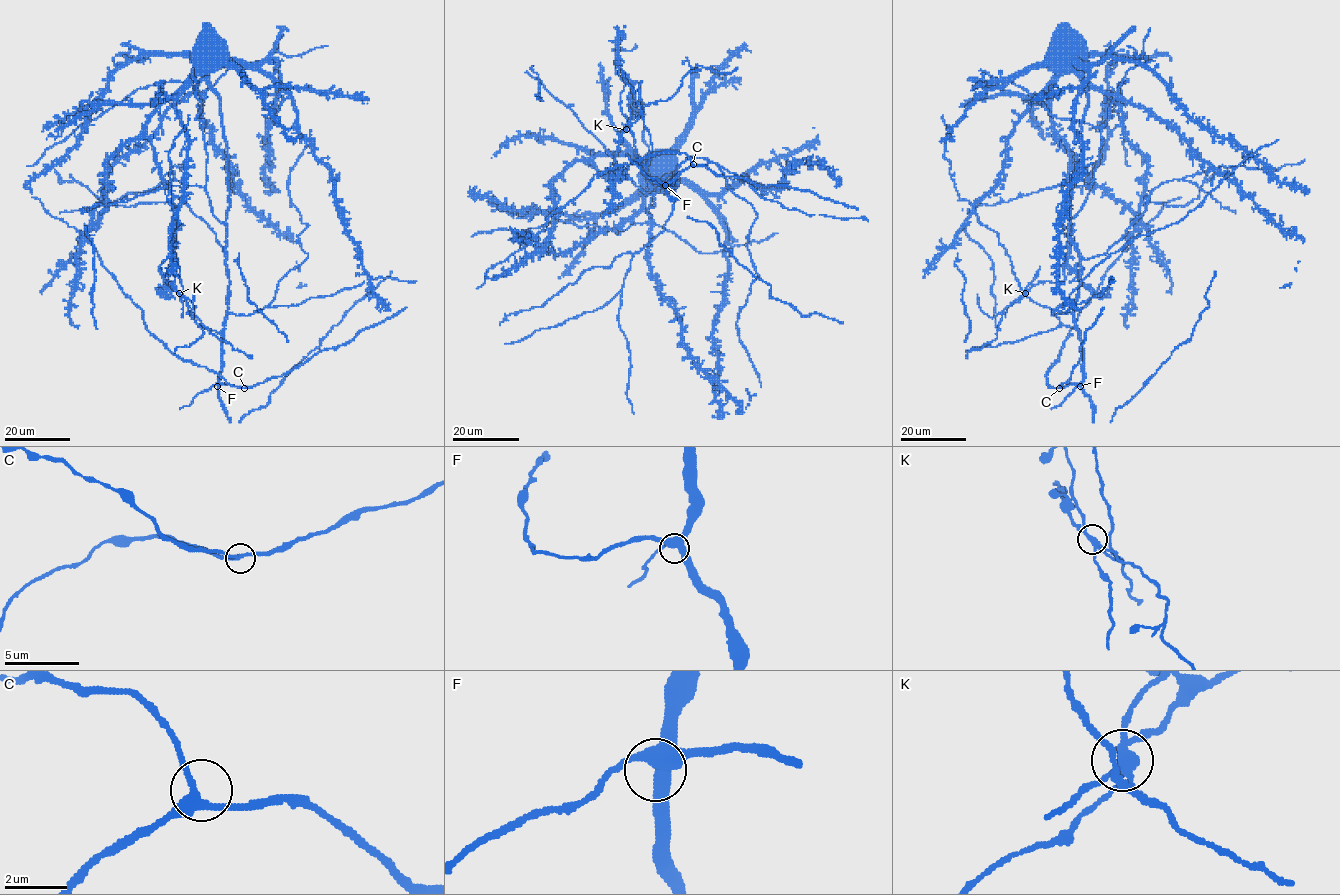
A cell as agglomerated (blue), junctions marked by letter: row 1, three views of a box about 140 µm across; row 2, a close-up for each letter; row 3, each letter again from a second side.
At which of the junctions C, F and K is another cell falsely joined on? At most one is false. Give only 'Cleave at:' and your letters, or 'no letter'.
Cleave at: K

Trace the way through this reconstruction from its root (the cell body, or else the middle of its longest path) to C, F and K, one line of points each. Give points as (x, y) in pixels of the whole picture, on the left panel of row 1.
C: (203, 49), (197, 58), (219, 100), (227, 148), (229, 298), (221, 344), (219, 383), (244, 388)
F: (203, 49), (197, 58), (219, 100), (227, 148), (229, 186), (229, 298), (217, 386)
K: (203, 49), (197, 58), (219, 100), (227, 148), (229, 298), (224, 327), (217, 332), (200, 327), (178, 293)

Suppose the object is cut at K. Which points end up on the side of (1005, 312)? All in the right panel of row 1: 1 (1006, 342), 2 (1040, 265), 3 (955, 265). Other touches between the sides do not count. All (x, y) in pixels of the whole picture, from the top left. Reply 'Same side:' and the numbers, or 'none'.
Same side: 2, 3

